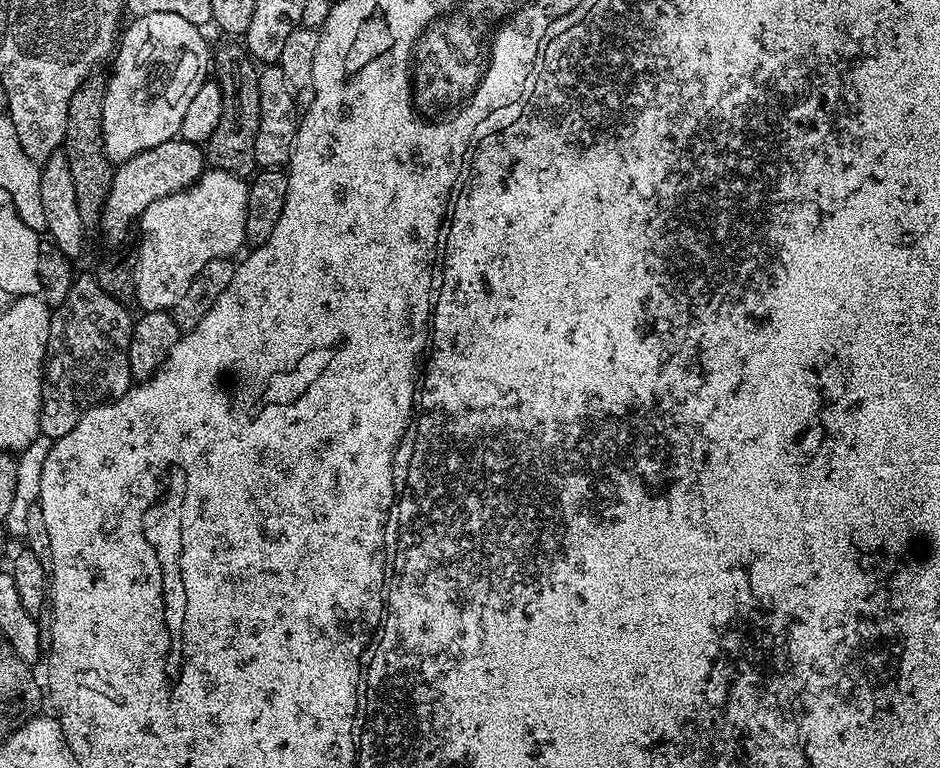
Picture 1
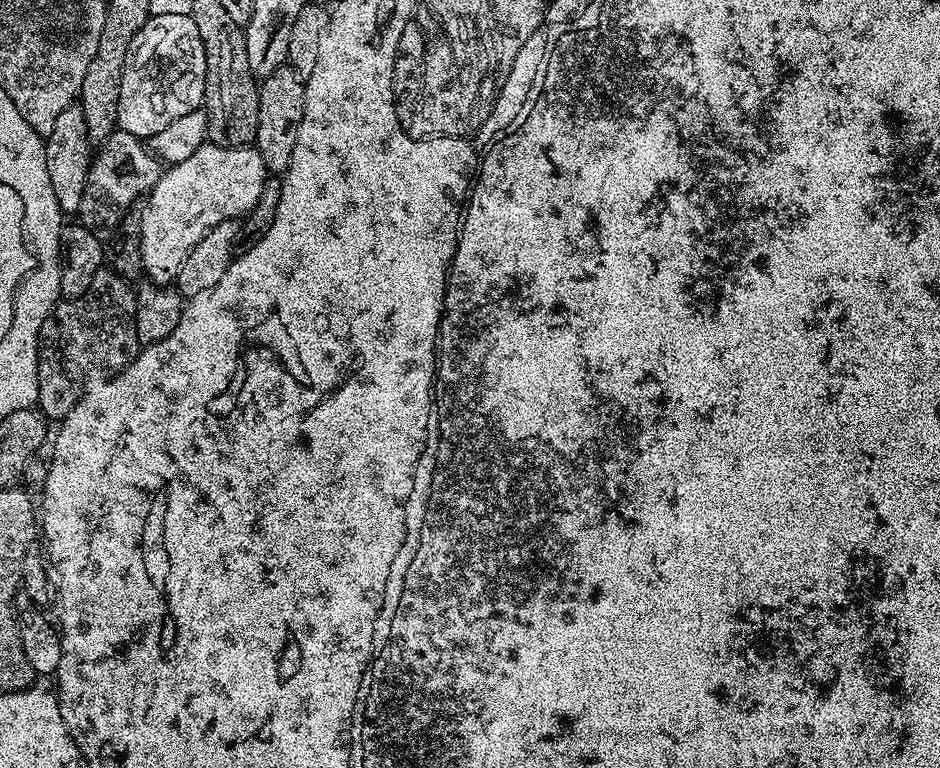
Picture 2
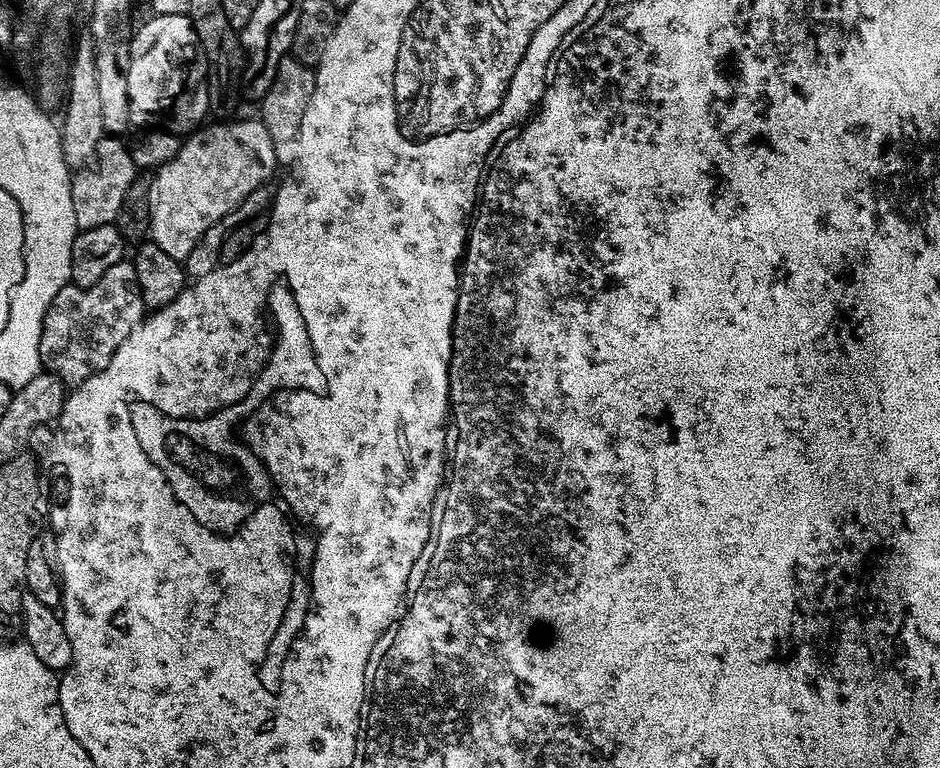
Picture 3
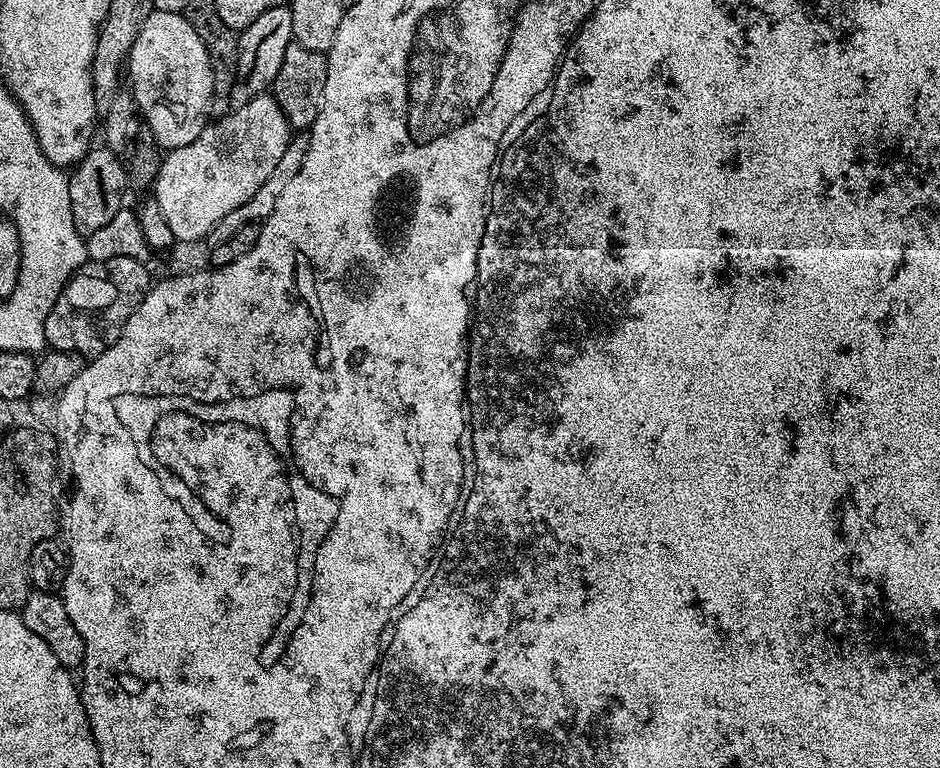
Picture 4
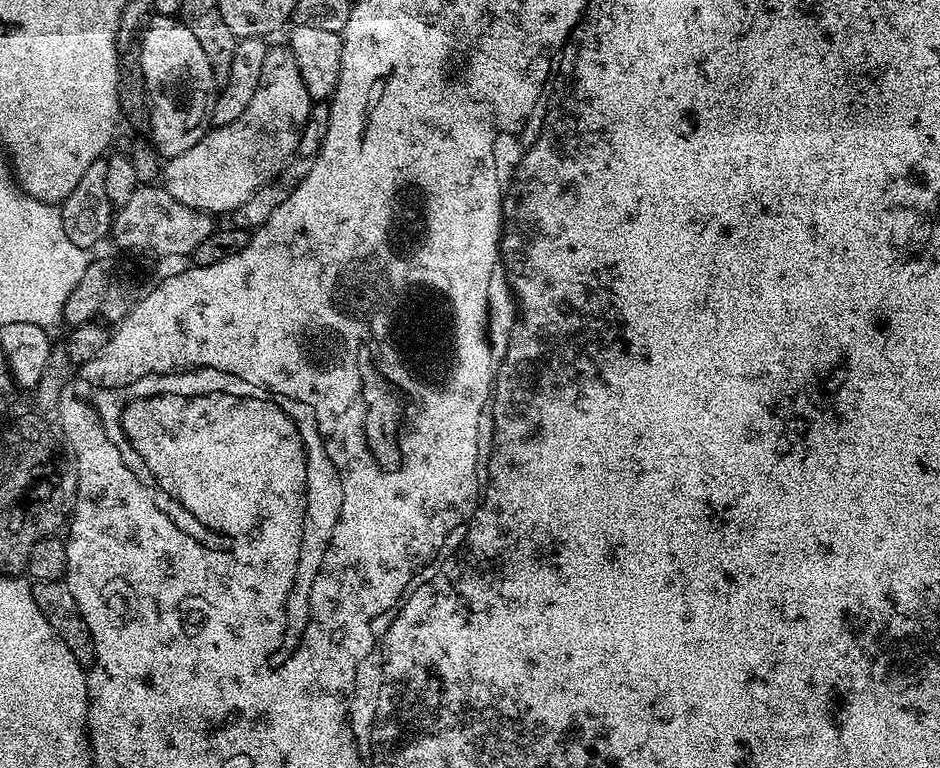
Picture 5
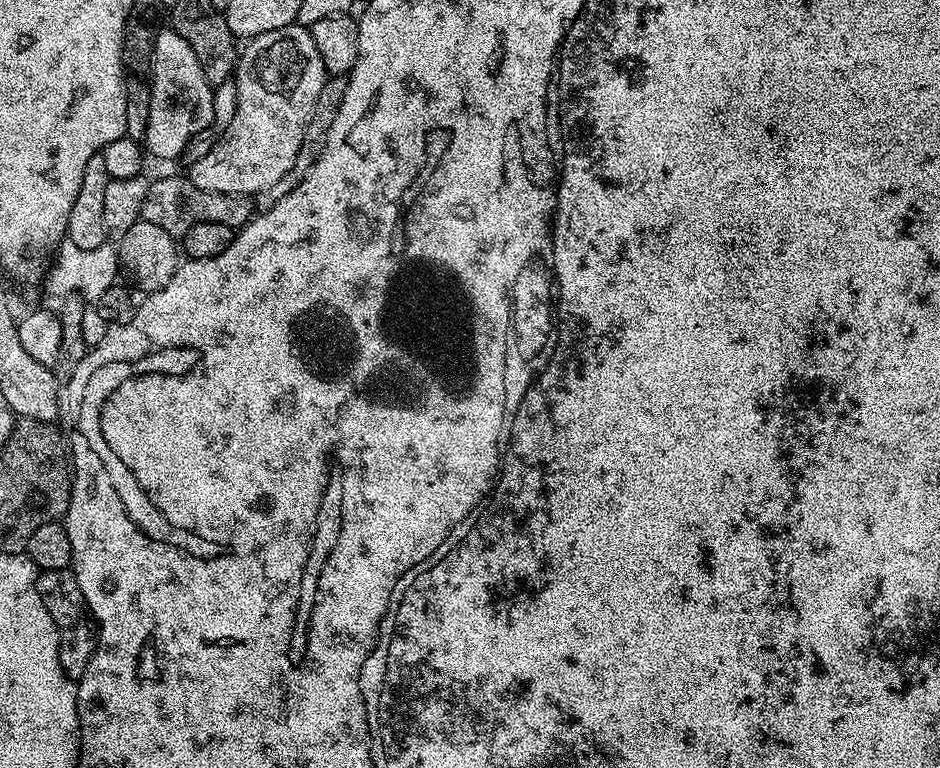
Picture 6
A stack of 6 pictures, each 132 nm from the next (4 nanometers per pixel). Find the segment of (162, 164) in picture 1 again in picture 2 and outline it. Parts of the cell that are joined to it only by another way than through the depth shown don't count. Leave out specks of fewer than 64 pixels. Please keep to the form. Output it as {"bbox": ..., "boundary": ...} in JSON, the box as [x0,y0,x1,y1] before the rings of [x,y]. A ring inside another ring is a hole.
{"bbox":[78,130,161,238],"boundary":[[[119,130],[111,132],[95,149],[92,164],[88,167],[86,190],[82,190],[82,206],[78,213],[79,223],[101,238],[115,232],[128,207],[147,197],[158,183],[161,171],[161,162],[152,155],[141,137]]]}

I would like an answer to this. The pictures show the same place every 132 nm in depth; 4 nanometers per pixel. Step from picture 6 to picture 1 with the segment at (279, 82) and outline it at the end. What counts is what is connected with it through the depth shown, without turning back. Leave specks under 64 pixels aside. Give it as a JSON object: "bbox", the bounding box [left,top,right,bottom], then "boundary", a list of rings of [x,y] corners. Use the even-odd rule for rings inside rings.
{"bbox":[135,167,249,312],"boundary":[[[209,167],[196,179],[189,188],[170,194],[166,198],[158,198],[158,202],[150,202],[138,221],[140,228],[140,253],[135,253],[136,261],[136,298],[144,312],[166,312],[172,309],[174,302],[182,298],[190,282],[206,266],[206,262],[214,262],[235,257],[240,247],[245,247],[244,231],[246,230],[246,206],[248,205],[249,181],[243,176],[235,176],[221,168]]]}

